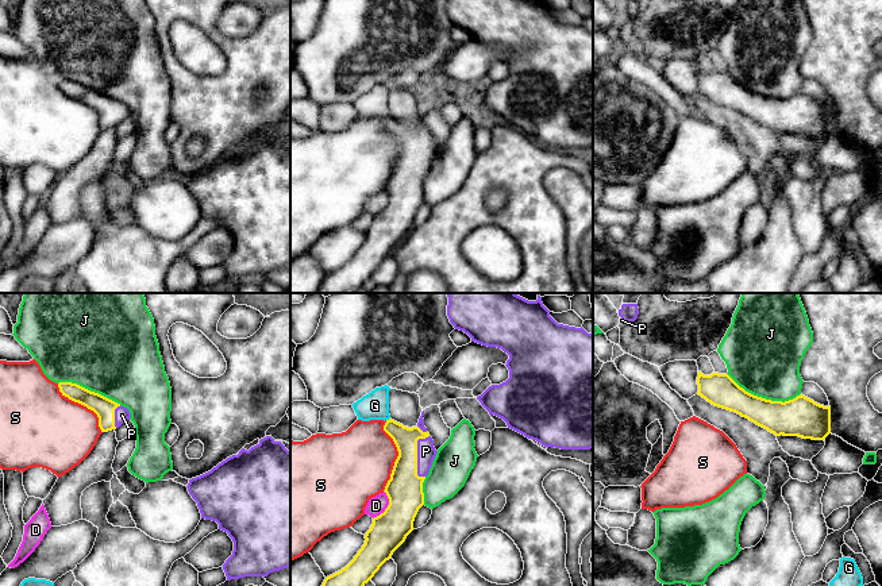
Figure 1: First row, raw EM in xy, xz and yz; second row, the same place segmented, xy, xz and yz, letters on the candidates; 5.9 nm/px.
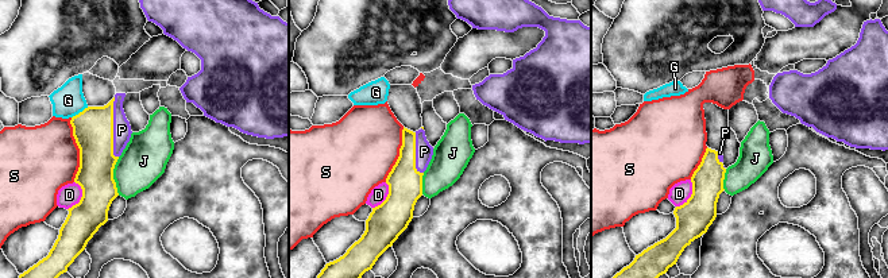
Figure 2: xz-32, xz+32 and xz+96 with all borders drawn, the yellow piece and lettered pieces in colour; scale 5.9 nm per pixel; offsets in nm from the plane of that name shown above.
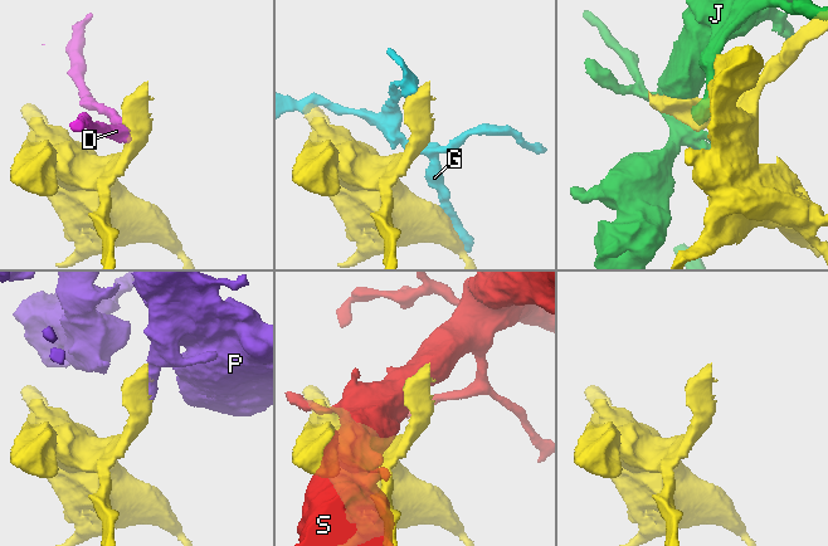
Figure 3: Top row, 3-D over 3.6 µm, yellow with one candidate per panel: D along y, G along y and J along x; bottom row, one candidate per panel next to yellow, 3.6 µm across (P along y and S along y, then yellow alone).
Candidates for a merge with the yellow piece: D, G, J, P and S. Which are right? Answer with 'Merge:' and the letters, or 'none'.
Merge: P

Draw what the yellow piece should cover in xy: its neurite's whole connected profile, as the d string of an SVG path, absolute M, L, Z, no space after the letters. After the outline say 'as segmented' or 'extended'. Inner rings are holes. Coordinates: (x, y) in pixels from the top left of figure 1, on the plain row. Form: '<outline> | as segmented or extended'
M59 80L58 85L62 93L86 104L97 112L101 130L116 127L131 115L127 105L77 81Z | extended

